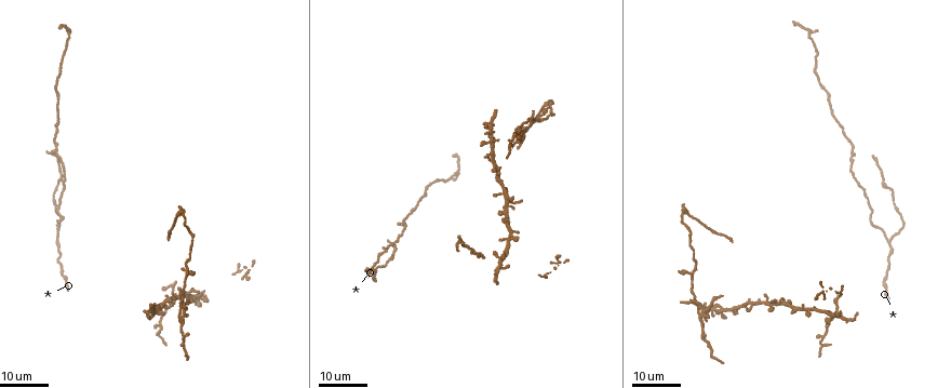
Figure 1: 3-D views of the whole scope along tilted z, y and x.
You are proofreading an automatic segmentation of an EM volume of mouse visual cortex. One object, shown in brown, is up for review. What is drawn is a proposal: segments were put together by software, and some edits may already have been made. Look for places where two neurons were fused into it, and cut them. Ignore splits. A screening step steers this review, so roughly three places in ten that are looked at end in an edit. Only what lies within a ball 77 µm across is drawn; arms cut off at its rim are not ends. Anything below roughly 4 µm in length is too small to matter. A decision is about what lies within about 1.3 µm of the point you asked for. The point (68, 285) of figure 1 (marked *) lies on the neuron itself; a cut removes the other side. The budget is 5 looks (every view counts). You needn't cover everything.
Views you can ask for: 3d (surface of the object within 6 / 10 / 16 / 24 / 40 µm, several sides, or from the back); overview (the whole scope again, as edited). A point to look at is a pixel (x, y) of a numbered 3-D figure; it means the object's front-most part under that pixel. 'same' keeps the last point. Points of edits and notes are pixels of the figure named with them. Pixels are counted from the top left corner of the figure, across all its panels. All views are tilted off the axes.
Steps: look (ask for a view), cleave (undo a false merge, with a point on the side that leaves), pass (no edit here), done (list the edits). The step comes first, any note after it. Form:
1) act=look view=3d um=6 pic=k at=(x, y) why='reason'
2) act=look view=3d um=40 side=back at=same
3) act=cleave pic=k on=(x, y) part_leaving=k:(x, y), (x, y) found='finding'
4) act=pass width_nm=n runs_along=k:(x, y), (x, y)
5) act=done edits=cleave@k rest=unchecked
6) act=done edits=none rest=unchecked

act=look view=3d um=24 pic=1 at=(888, 240) why='three-way junction'

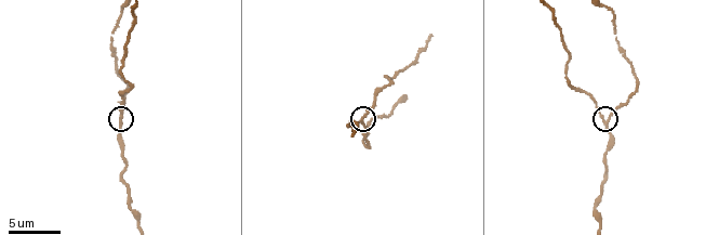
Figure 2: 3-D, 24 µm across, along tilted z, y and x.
act=look view=3d um=10 pic=2 at=(361, 121)

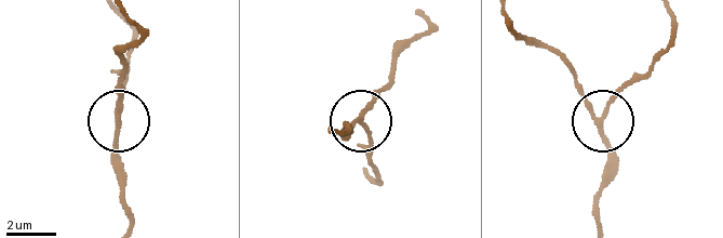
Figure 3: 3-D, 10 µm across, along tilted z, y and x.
act=pass runs_along=3:(600, 222), (594, 197), (610, 153), (602, 122), (637, 76) found='one neuron here'

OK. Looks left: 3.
act=look view=3d um=10 pic=2 at=(392, 82) why='sudden change in width'

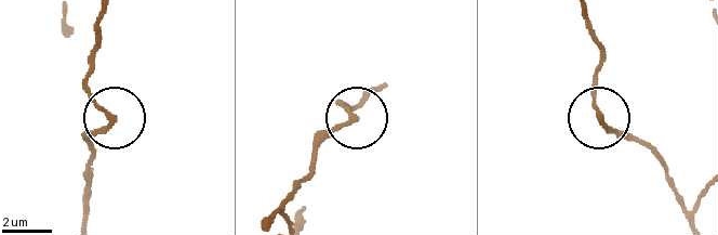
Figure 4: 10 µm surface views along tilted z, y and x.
act=look view=3d um=6 pic=4 at=(109, 117)

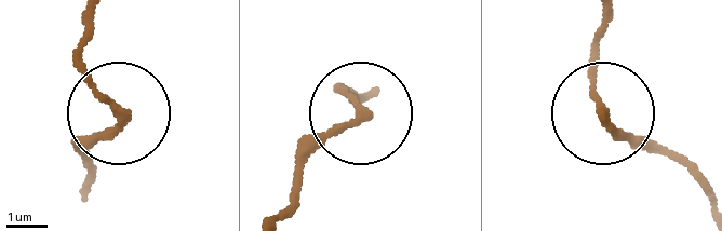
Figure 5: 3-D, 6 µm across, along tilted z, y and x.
act=pass runs_along=5:(87, 178), (82, 152), (114, 118), (83, 56), (85, 14) found='all the same neuron'

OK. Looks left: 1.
act=done edits=none rest=unchecked

